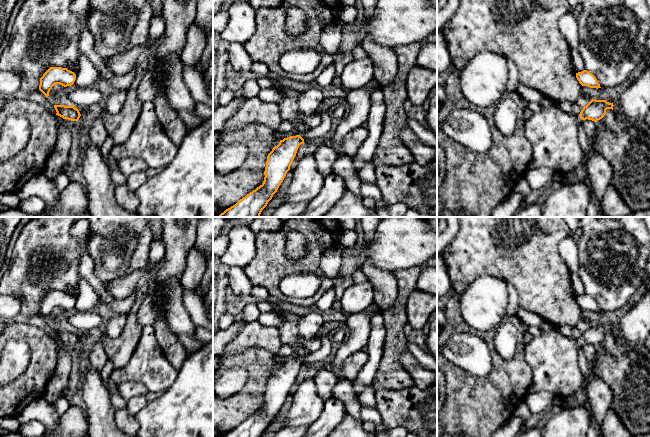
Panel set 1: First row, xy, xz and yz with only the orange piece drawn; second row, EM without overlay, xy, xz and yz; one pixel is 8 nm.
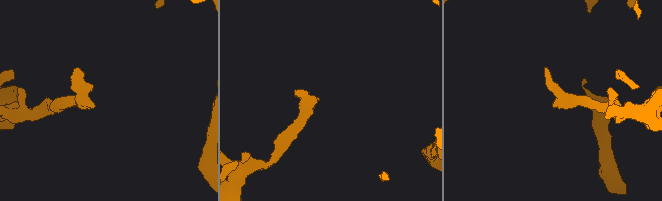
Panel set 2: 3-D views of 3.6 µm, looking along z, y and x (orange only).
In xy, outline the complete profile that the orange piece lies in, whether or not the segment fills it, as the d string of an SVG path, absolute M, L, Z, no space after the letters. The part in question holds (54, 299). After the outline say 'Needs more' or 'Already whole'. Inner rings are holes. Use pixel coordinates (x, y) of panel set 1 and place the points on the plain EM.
M50 291L40 302L39 314L46 320L55 308L64 311L71 310L76 304L76 298L67 292Z. Already whole

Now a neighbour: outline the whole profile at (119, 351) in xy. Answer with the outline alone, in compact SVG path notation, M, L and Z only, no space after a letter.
M130 312L126 316L123 332L118 338L111 339L106 335L102 337L101 341L108 361L113 363L114 369L120 369L130 361L141 337L142 329L137 315Z

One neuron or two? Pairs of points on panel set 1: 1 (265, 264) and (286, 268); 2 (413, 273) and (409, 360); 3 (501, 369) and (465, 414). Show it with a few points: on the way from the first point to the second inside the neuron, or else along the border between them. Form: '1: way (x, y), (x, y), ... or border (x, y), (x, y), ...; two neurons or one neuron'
1: way (270, 266), (281, 266); one neuron
2: border (406, 350), (400, 356), (400, 363), (410, 374); two neurons
3: way (499, 380), (476, 403); one neuron

